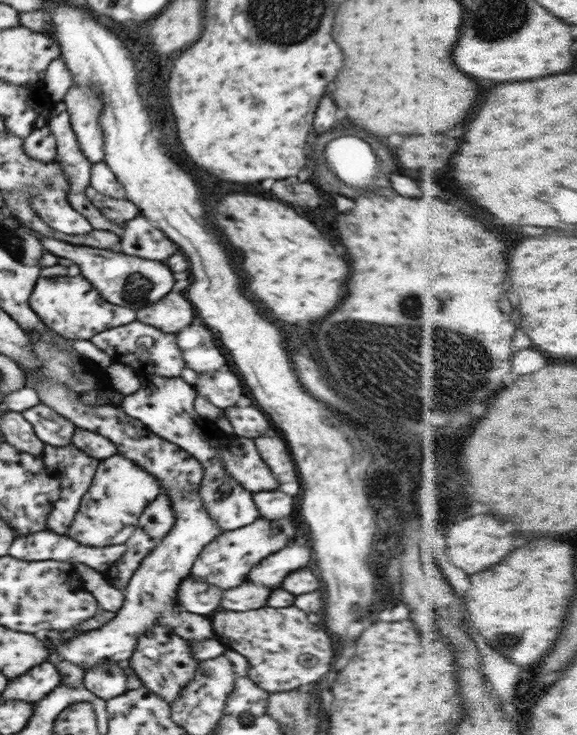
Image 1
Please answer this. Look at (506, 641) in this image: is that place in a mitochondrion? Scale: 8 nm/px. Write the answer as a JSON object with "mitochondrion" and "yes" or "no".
{"mitochondrion":"yes"}

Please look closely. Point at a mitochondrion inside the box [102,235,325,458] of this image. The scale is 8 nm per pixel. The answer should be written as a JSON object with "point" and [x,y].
{"point":[137,288]}

